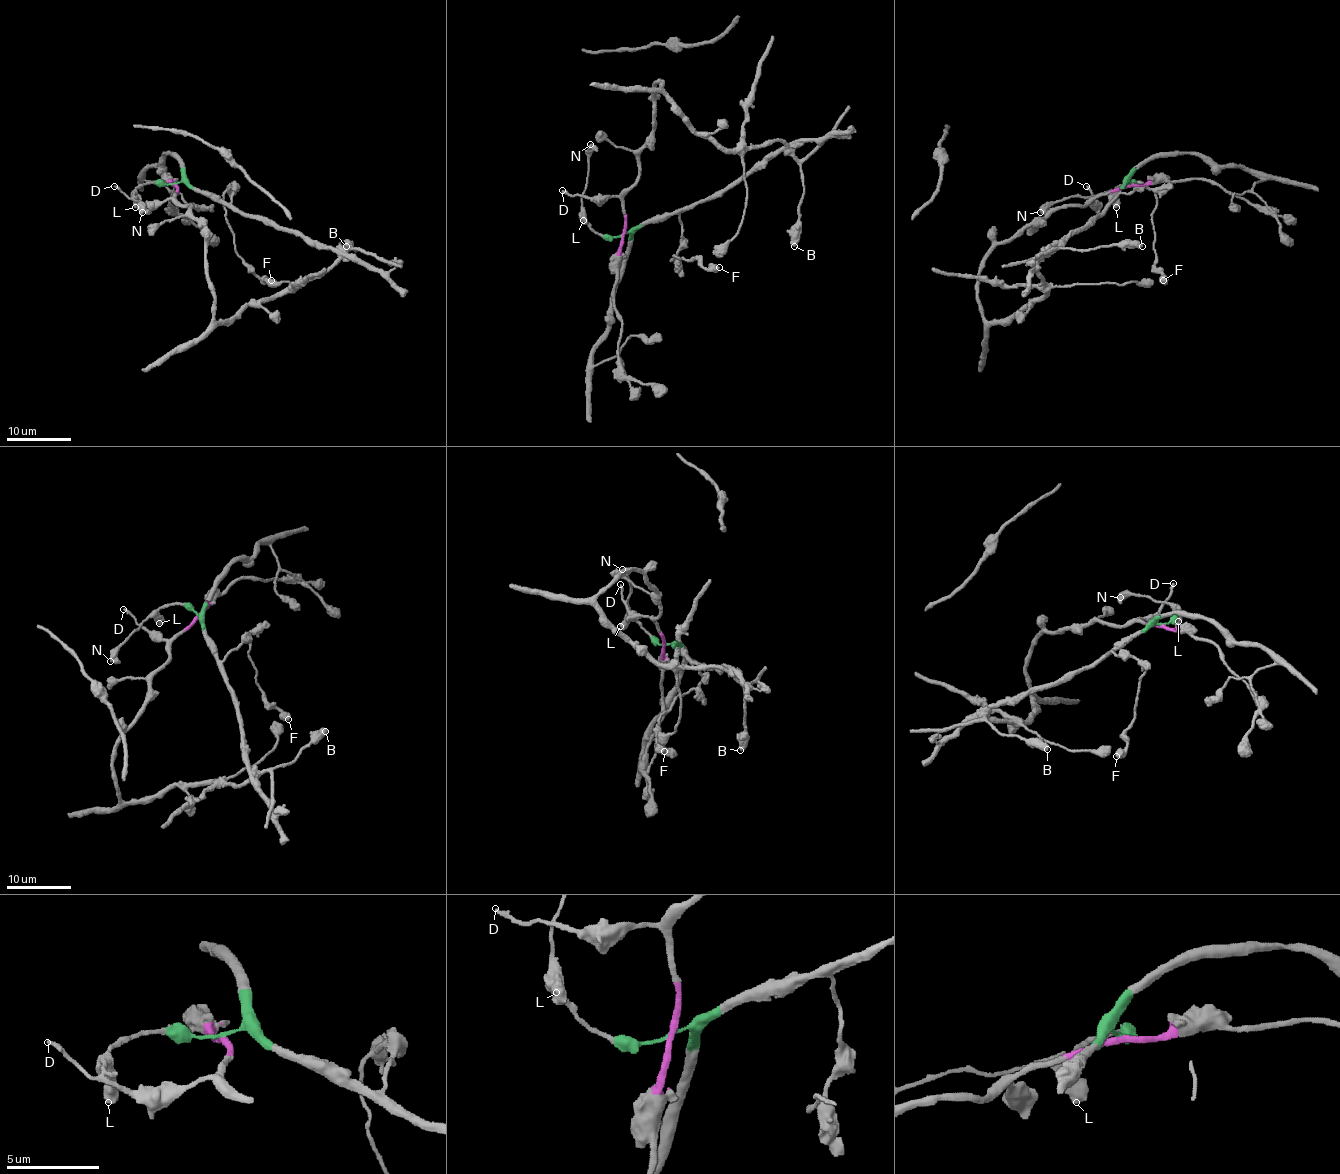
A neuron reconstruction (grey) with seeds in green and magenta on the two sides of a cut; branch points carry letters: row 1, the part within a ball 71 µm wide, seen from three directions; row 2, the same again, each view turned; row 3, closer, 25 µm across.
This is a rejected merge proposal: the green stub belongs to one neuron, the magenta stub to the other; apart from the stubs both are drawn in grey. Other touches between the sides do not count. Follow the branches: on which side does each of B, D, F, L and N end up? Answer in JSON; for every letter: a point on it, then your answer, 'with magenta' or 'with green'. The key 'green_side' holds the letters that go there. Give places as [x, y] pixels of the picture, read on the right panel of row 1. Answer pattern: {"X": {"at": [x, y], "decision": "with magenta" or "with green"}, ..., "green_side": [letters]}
{"B": {"at": [1142, 246], "decision": "with magenta"}, "D": {"at": [1086, 186], "decision": "with magenta"}, "F": {"at": [1163, 280], "decision": "with green"}, "L": {"at": [1116, 207], "decision": "with green"}, "N": {"at": [1040, 212], "decision": "with green"}, "green_side": ["F", "L", "N"]}

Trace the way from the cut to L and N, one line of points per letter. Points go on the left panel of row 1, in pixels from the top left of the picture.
L: (175, 183), (140, 185), (135, 207)
N: (175, 183), (151, 183), (135, 190), (133, 194), (140, 196), (143, 212)

